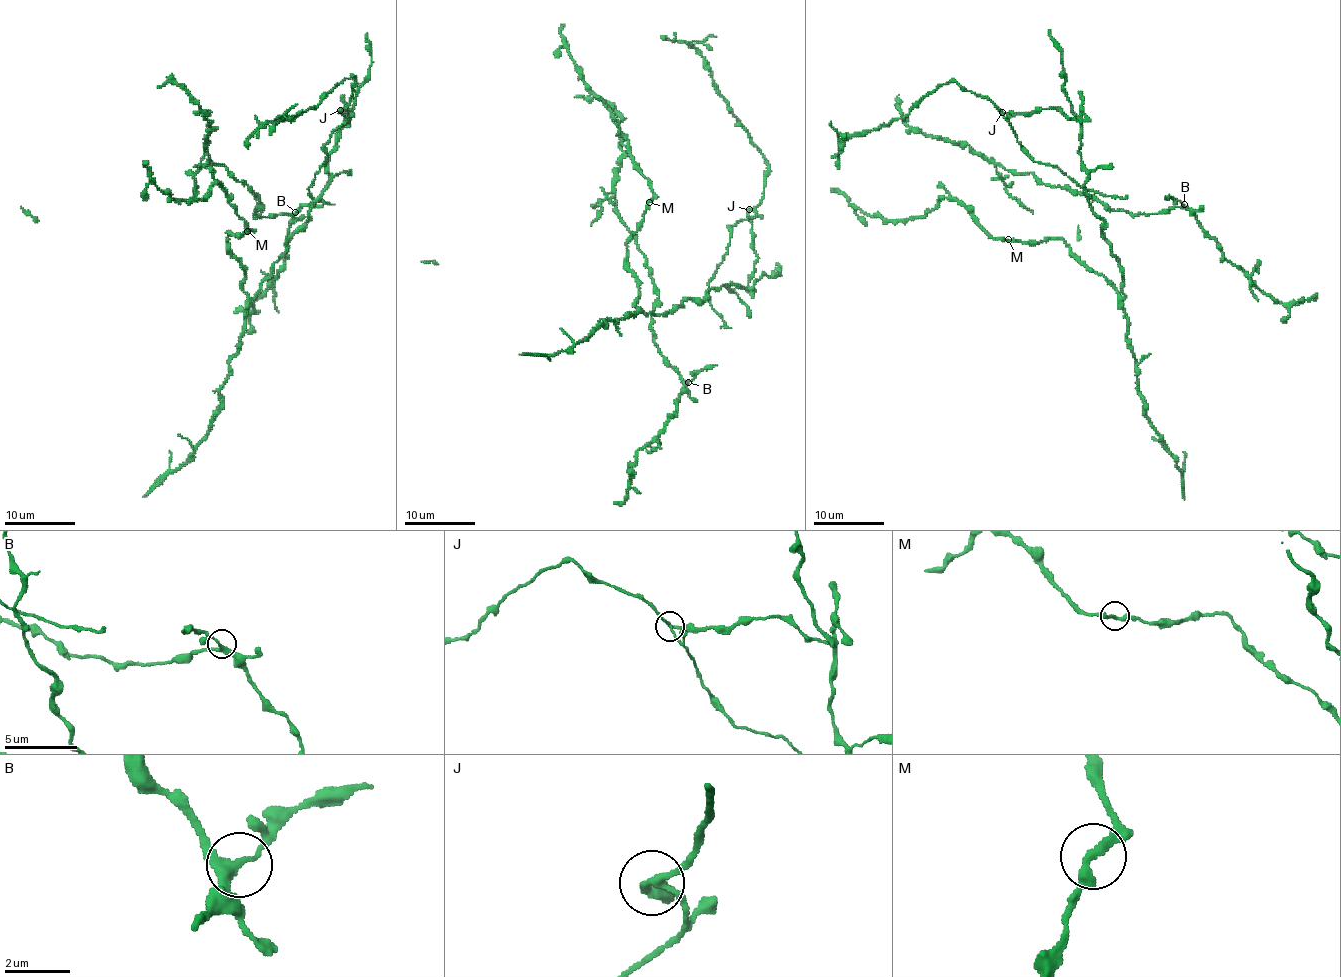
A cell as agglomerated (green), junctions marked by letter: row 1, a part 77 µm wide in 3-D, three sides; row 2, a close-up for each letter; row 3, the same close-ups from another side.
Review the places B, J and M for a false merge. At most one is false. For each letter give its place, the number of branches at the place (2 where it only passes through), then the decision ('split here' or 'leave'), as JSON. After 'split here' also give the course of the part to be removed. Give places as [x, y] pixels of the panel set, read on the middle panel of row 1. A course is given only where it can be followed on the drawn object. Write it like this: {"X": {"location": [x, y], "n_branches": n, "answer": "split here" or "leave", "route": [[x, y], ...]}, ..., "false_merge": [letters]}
{"B": {"location": [688, 382], "n_branches": 3, "answer": "leave"}, "J": {"location": [749, 209], "n_branches": 3, "answer": "split here", "route": [[748, 210], [763, 195], [768, 166], [761, 150], [729, 109], [709, 62], [683, 42], [664, 37]]}, "M": {"location": [649, 202], "n_branches": 3, "answer": "leave"}, "false_merge": ["J"]}

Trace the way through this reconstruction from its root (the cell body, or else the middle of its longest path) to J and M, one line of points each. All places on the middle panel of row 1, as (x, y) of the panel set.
J: (688, 299), (701, 302), (711, 289), (725, 286), (729, 291), (732, 283), (748, 285), (757, 258), (748, 210)
M: (688, 299), (663, 314), (646, 315), (636, 306), (639, 279), (626, 262), (626, 241), (637, 230), (649, 202)

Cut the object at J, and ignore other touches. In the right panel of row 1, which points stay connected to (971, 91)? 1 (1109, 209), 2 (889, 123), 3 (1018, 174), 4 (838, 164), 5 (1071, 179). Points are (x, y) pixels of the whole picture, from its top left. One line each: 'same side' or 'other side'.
1: other side
2: same side
3: other side
4: same side
5: same side

